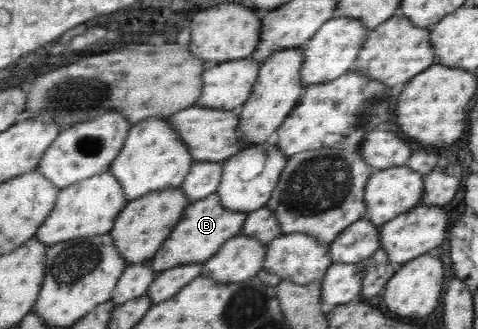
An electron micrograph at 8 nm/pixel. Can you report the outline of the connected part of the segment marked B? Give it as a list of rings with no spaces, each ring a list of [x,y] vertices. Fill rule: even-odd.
[[[216,193],[188,203],[180,220],[151,259],[152,271],[157,275],[175,266],[204,265],[226,240],[241,234],[245,220],[246,213],[226,210]]]

